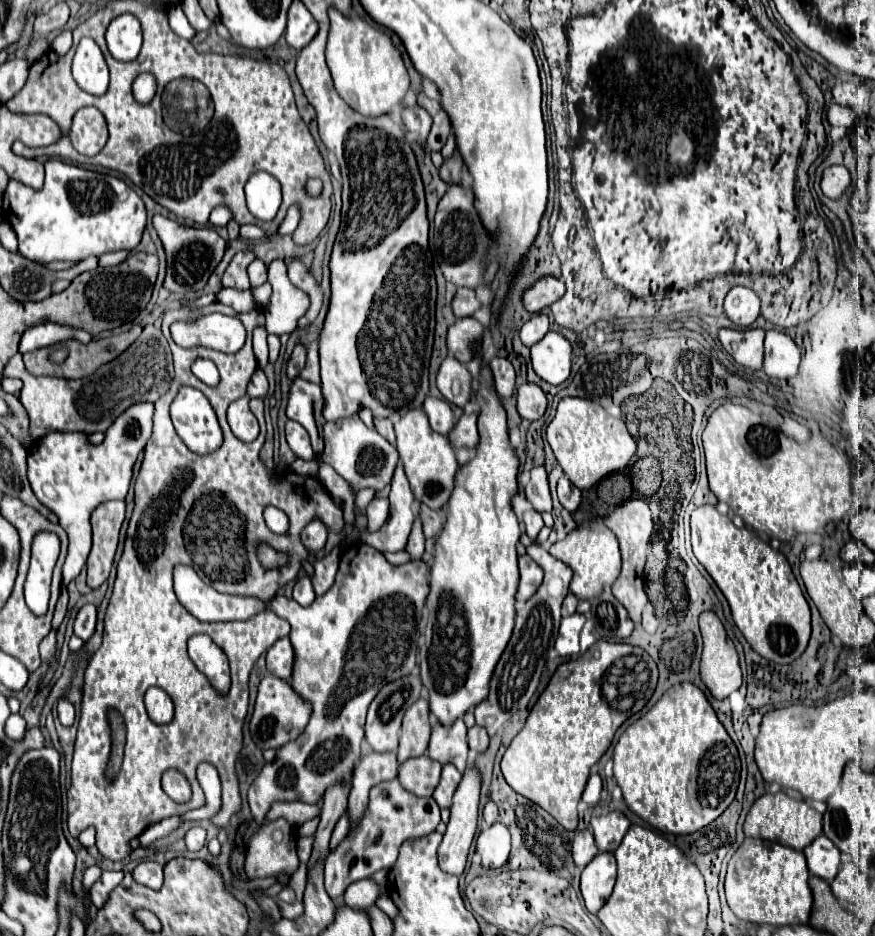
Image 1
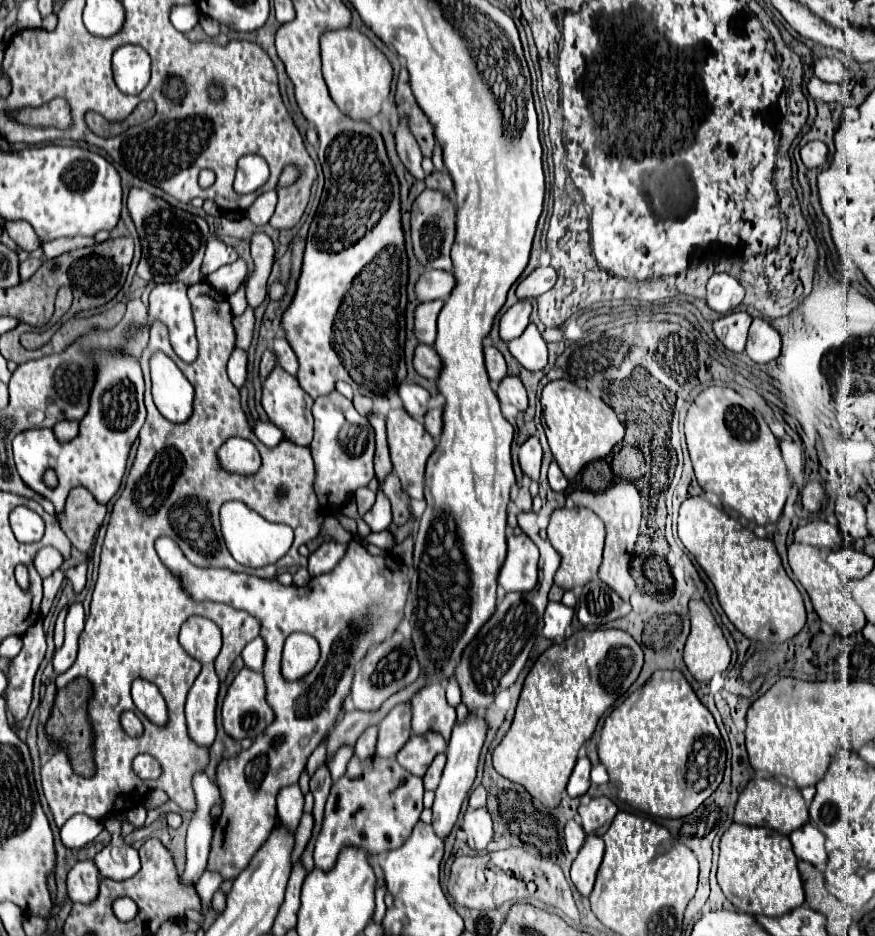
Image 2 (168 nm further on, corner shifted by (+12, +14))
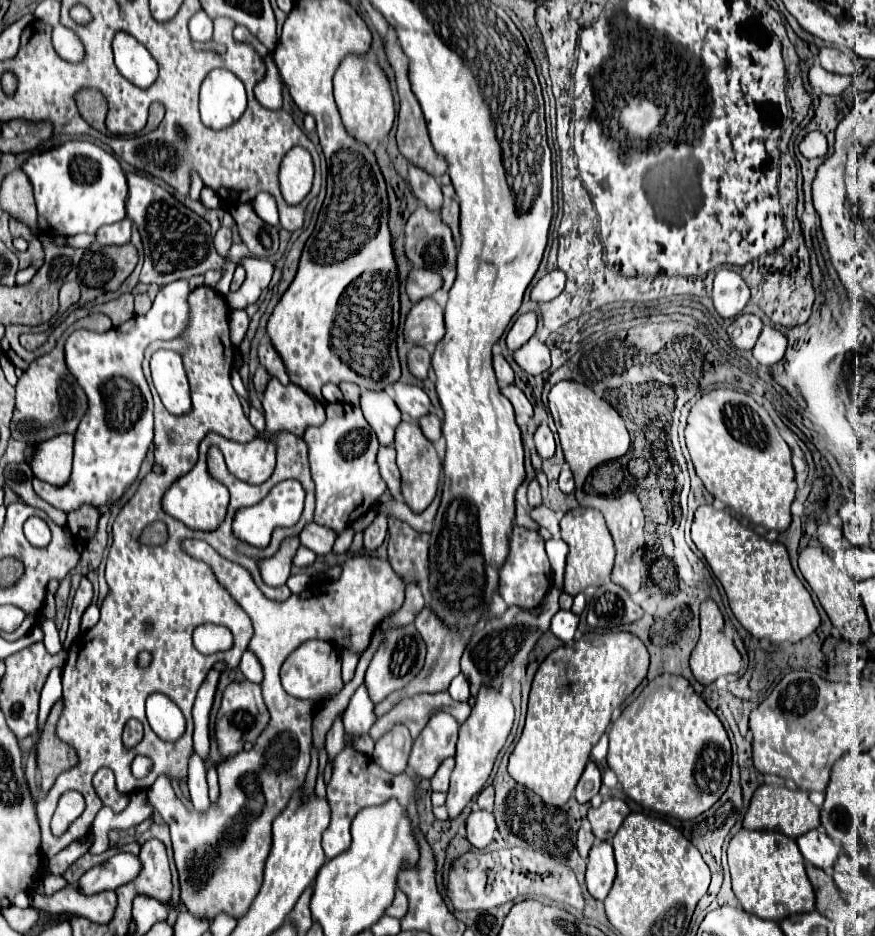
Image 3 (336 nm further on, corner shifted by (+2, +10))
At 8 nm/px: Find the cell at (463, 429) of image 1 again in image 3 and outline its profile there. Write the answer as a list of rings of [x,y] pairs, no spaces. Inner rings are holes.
[[[427,414],[419,420],[419,426],[423,430],[423,434],[431,440],[431,442],[437,442],[441,438],[441,420],[437,414]]]

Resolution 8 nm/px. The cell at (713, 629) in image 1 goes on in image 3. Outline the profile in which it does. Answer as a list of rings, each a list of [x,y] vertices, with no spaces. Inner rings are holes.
[[[711,598],[701,604],[701,638],[691,654],[691,670],[703,686],[715,682],[719,676],[741,670],[741,654],[733,640],[725,636],[723,614]]]

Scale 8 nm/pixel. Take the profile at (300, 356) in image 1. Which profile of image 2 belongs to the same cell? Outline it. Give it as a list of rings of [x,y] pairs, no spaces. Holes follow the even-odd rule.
[[[265,350],[259,362],[259,378],[265,380],[267,374],[273,370],[273,366],[275,366],[275,356],[271,356],[271,350]]]

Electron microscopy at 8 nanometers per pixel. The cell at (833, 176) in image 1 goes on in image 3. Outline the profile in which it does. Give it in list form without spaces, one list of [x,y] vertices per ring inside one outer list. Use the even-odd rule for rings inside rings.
[[[809,132],[803,138],[803,142],[799,144],[799,150],[805,158],[823,158],[823,156],[827,156],[829,146],[827,146],[827,140],[821,132]]]

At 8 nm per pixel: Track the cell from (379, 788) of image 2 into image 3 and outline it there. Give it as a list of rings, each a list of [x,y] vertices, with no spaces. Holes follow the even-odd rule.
[[[343,748],[343,752],[333,762],[333,776],[327,784],[327,802],[331,806],[331,824],[323,832],[325,858],[331,860],[347,850],[347,846],[351,842],[349,826],[359,810],[369,808],[369,806],[381,806],[381,804],[389,802],[391,798],[399,800],[399,804],[415,818],[417,816],[415,806],[417,806],[417,798],[419,798],[419,784],[417,784],[415,776],[411,776],[407,772],[401,772],[401,774],[385,772],[383,768],[377,768],[377,764],[373,764],[371,756],[351,750],[351,748]]]

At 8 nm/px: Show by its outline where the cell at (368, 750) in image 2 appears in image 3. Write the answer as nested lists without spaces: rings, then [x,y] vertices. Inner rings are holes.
[[[435,692],[435,694],[417,694],[413,698],[401,700],[391,712],[381,716],[369,730],[373,742],[377,742],[385,732],[389,732],[397,724],[405,724],[413,738],[417,738],[429,722],[429,718],[437,712],[449,712],[459,724],[463,724],[471,712],[467,702],[457,702],[449,696],[449,692]]]

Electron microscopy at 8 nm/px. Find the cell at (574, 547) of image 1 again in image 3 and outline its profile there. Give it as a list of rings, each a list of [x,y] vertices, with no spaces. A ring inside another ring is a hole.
[[[591,508],[569,510],[561,518],[561,538],[569,546],[563,590],[571,596],[577,596],[587,586],[601,586],[609,578],[609,574],[613,570],[613,558],[615,558],[613,538],[607,530],[607,524],[605,524],[605,518],[601,516],[601,512],[591,510]]]

